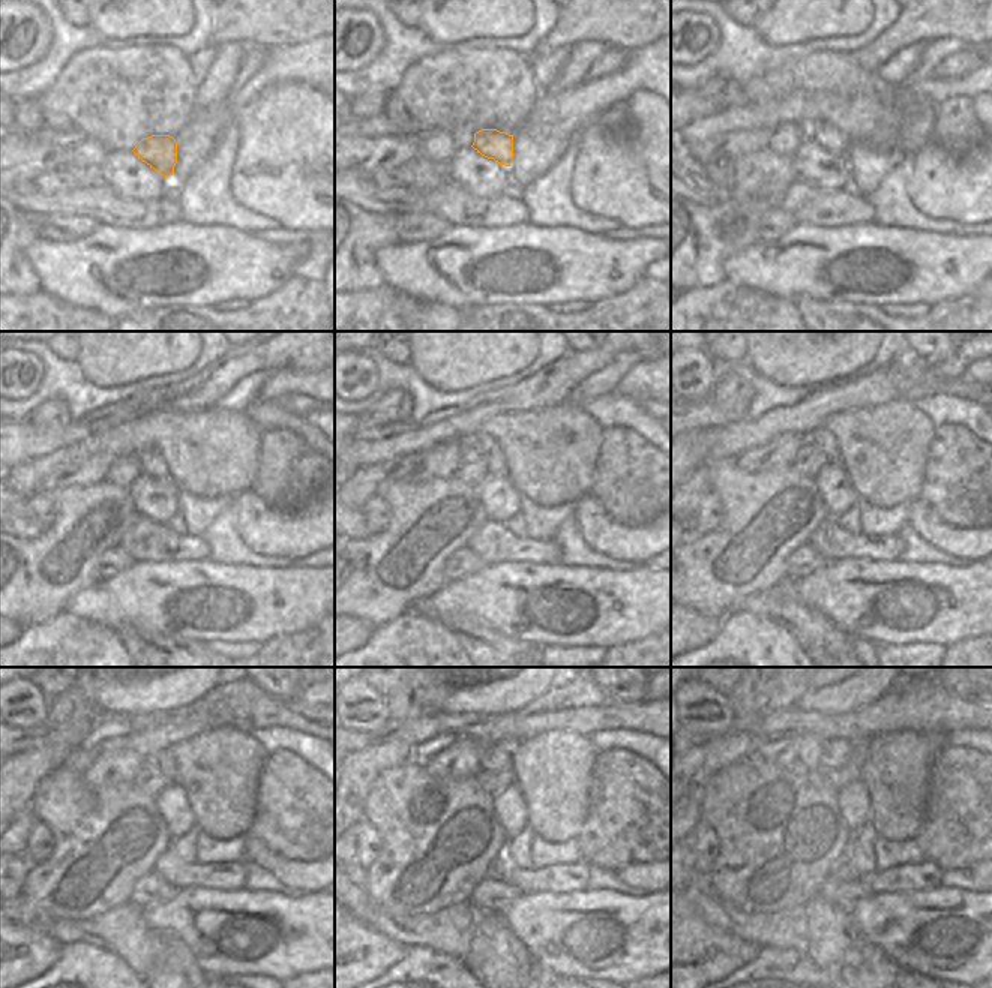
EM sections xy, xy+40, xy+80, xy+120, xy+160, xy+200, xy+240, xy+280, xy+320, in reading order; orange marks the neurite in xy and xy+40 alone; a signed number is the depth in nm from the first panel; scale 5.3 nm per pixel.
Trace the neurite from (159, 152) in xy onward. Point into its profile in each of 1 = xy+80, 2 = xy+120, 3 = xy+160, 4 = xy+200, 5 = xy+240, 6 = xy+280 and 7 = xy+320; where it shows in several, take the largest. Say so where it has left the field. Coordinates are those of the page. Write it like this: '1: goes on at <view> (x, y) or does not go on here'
1: goes on at xy+80 (823, 132)
2: goes on at xy+120 (152, 462)
3: goes on at xy+160 (485, 444)
4: goes on at xy+200 (821, 438)
5: goes on at xy+240 (161, 762)
6: goes on at xy+280 (499, 756)
7: goes on at xy+320 (836, 753)

